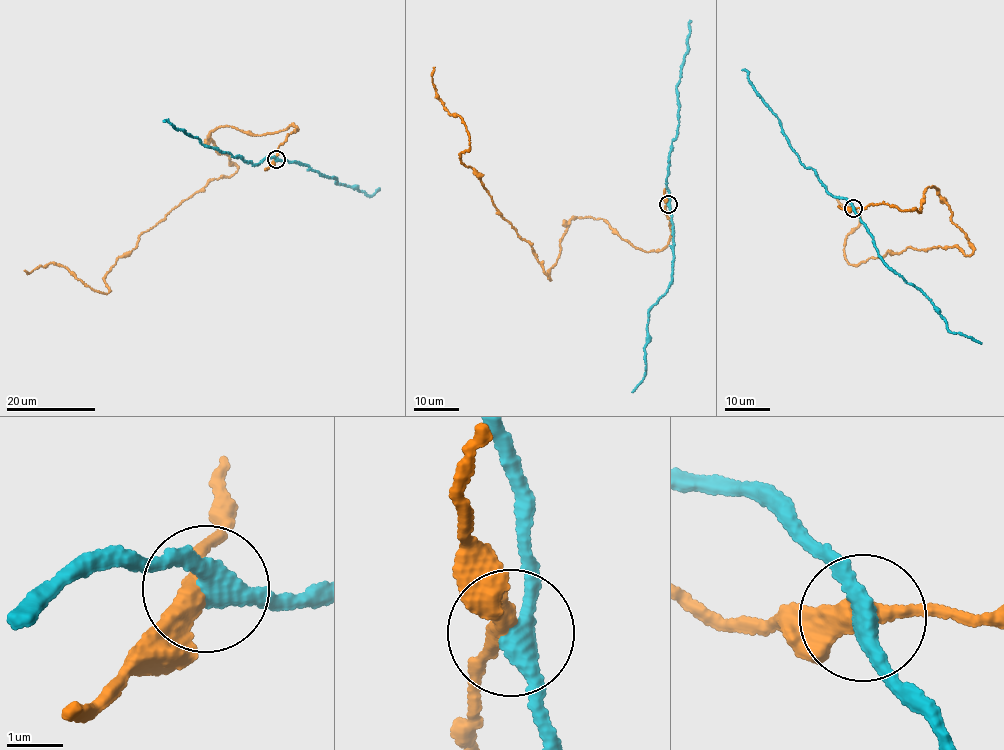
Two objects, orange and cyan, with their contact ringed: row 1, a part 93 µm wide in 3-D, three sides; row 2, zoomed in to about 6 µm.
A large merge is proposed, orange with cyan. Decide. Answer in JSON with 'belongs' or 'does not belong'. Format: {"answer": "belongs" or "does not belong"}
{"answer": "does not belong"}

